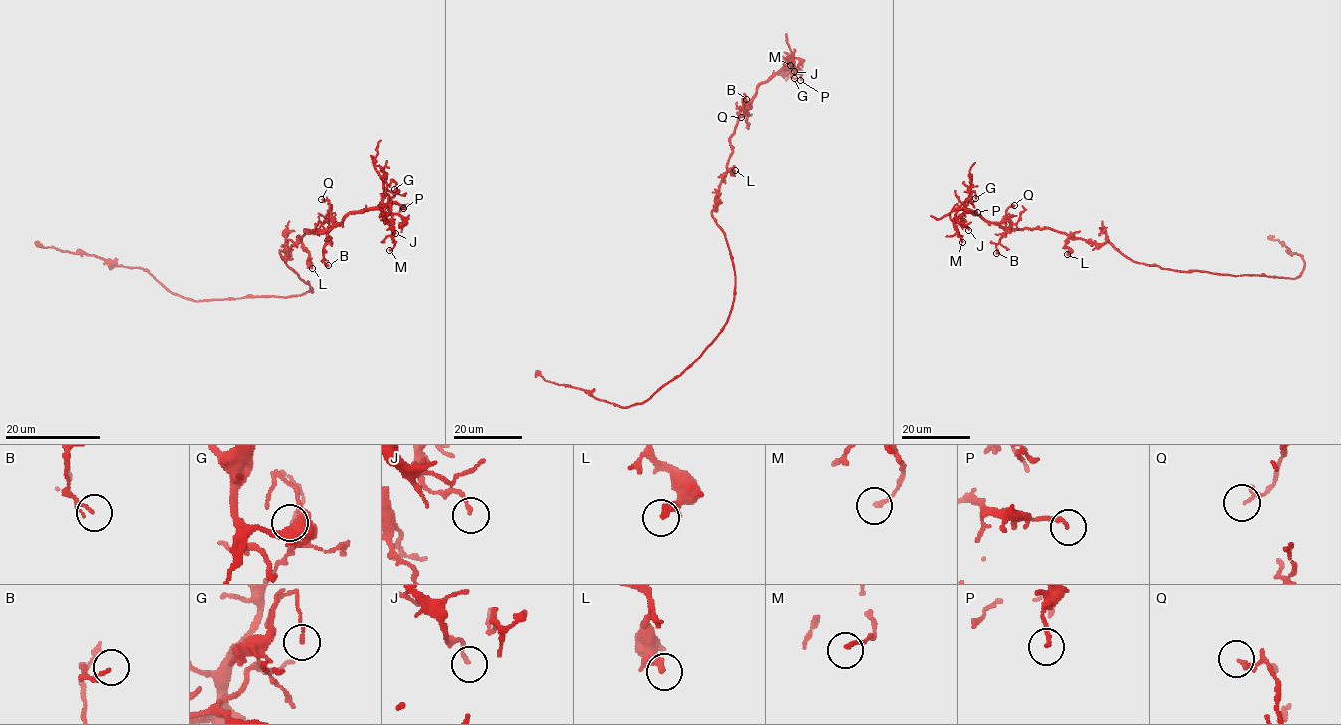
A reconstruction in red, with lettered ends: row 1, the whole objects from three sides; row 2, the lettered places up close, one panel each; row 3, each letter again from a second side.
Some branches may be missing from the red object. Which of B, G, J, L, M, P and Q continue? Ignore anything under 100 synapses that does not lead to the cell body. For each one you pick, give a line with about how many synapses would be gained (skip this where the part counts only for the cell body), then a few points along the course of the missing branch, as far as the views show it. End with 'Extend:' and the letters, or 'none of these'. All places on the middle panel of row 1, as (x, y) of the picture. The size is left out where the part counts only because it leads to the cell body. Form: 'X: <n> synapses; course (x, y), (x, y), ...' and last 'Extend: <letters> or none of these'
Extend: none of these

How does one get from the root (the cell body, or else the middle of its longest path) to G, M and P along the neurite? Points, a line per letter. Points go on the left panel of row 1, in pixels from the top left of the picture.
G: (311, 287), (280, 250), (305, 231), (372, 210), (395, 188), (391, 180), (394, 189)
M: (311, 287), (280, 255), (305, 231), (327, 231), (350, 213), (384, 205), (395, 244), (389, 250)
P: (311, 287), (280, 250), (295, 245), (305, 231), (327, 231), (350, 213), (391, 204), (403, 208)

